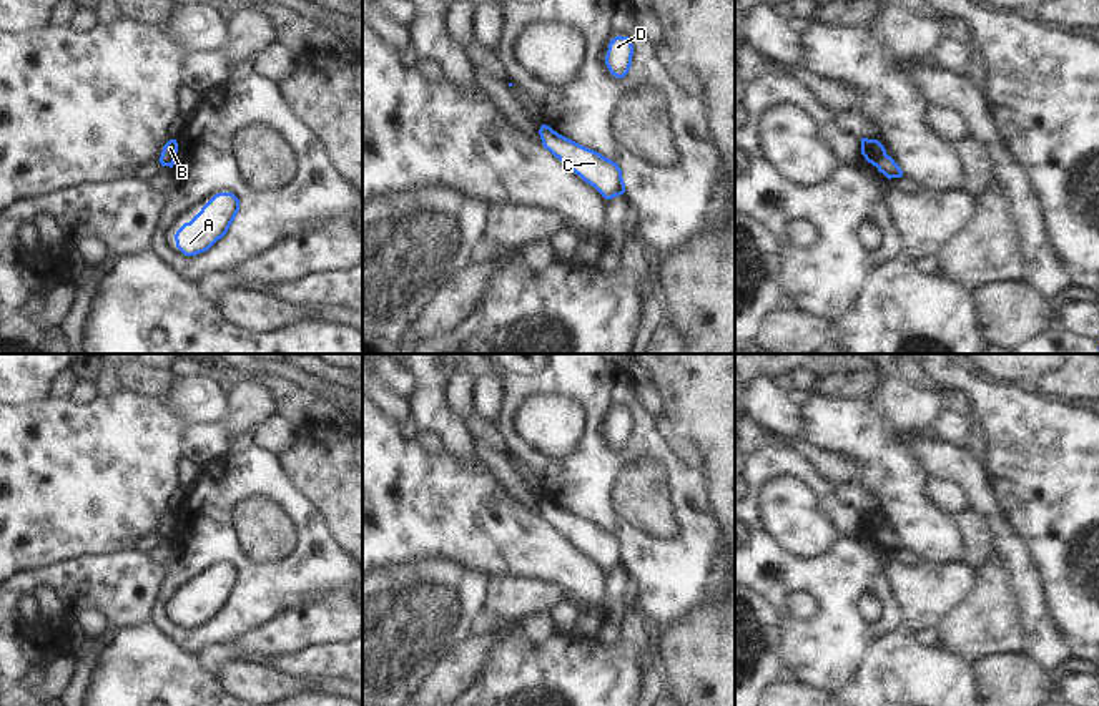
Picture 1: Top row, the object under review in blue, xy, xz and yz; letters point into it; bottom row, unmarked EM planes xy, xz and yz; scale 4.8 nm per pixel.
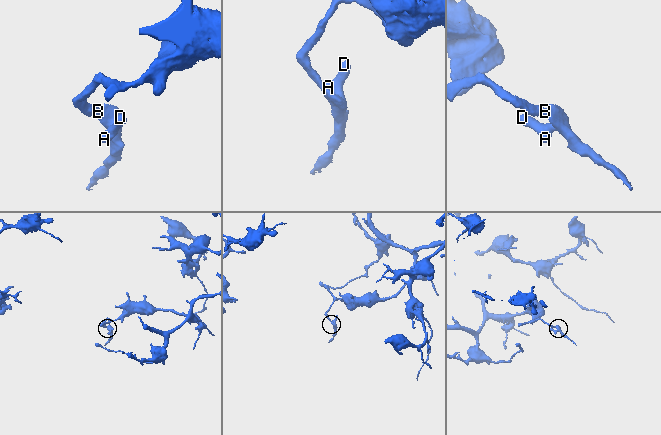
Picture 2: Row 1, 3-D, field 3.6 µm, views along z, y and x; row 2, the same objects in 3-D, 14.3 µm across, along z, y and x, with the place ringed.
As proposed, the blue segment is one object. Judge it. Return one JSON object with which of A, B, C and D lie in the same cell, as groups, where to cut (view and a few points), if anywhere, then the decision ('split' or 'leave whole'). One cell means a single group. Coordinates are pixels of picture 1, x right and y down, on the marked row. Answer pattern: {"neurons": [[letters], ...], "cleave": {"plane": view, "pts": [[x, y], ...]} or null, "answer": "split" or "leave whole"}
{"neurons": [["A", "C", "D"], ["B"]], "cleave": {"plane": "yz", "pts": [[885, 151], [877, 166]]}, "answer": "split"}

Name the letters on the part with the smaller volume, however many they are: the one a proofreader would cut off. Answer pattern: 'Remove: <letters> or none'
Remove: A, C, D

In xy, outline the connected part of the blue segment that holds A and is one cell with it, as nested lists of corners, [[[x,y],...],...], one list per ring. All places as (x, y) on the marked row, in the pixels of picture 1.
[[[233,193],[214,194],[190,223],[176,231],[176,248],[185,256],[208,251],[228,233],[238,211],[239,199]]]

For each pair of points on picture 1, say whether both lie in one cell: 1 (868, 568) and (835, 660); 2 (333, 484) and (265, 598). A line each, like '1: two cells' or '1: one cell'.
1: one cell
2: two cells

